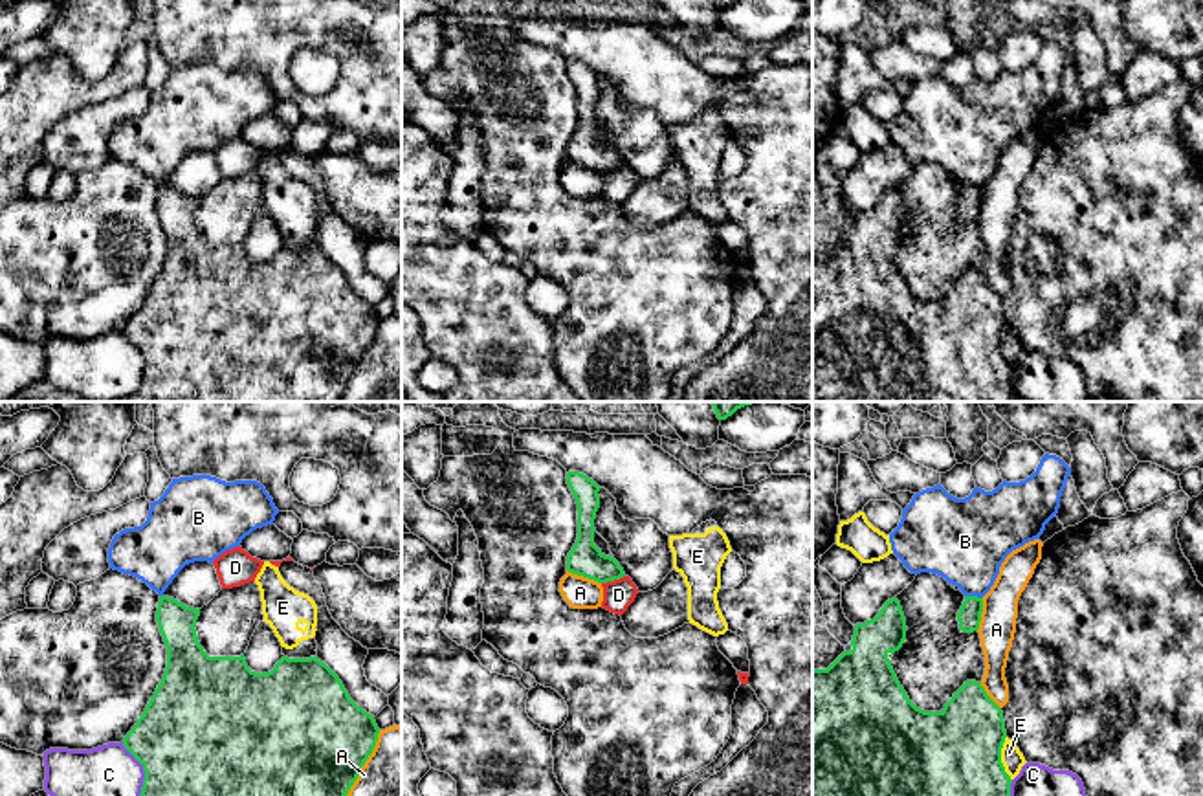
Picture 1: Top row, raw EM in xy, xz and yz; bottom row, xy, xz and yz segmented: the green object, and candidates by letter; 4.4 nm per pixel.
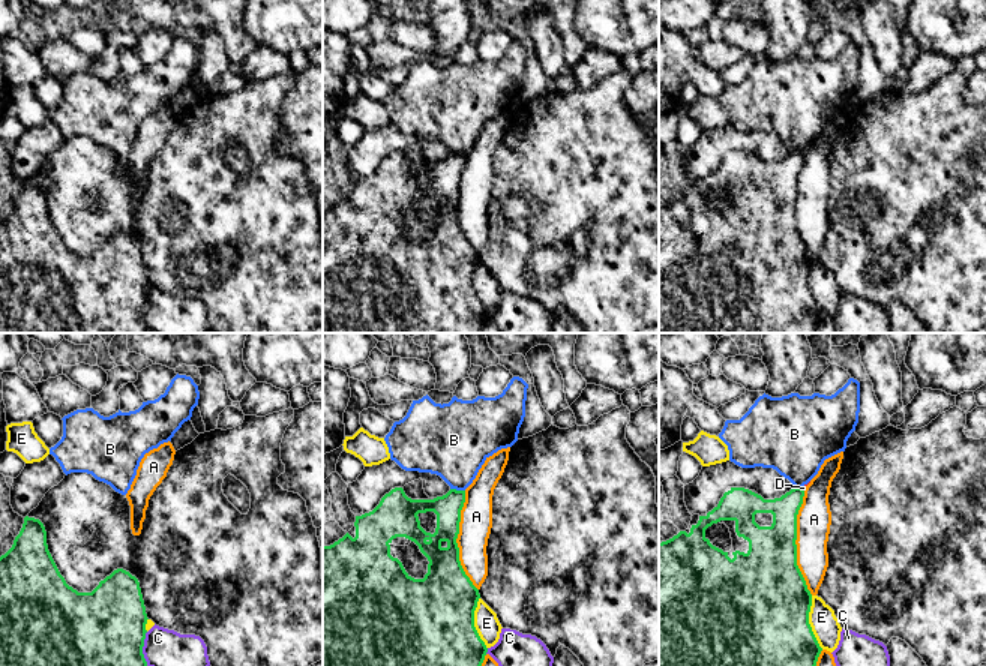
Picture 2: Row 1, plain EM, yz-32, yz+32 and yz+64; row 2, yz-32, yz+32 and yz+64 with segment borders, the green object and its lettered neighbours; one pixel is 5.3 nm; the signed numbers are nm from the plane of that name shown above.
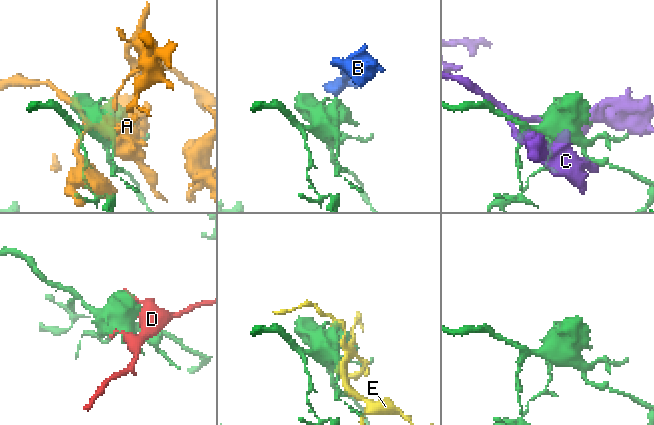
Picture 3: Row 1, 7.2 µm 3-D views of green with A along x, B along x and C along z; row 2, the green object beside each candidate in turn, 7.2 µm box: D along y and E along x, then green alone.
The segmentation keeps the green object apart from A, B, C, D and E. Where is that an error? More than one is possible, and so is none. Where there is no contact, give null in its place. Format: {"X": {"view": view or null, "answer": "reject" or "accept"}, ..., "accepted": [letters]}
{"A": {"view": "xy", "answer": "reject"}, "B": {"view": "yz", "answer": "reject"}, "C": {"view": "xy", "answer": "reject"}, "D": {"view": "xz", "answer": "reject"}, "E": {"view": "yz", "answer": "reject"}, "accepted": []}

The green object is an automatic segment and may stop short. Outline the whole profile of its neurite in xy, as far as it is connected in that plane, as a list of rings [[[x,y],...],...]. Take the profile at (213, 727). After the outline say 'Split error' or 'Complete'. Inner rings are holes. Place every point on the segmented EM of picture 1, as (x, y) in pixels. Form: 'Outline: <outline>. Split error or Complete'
Outline: [[[160,596],[156,622],[167,647],[167,668],[143,715],[123,746],[143,765],[139,796],[347,796],[372,754],[380,728],[359,708],[339,677],[317,657],[282,657],[268,673],[255,673],[240,657],[209,657],[198,642],[200,609]]]. Complete

